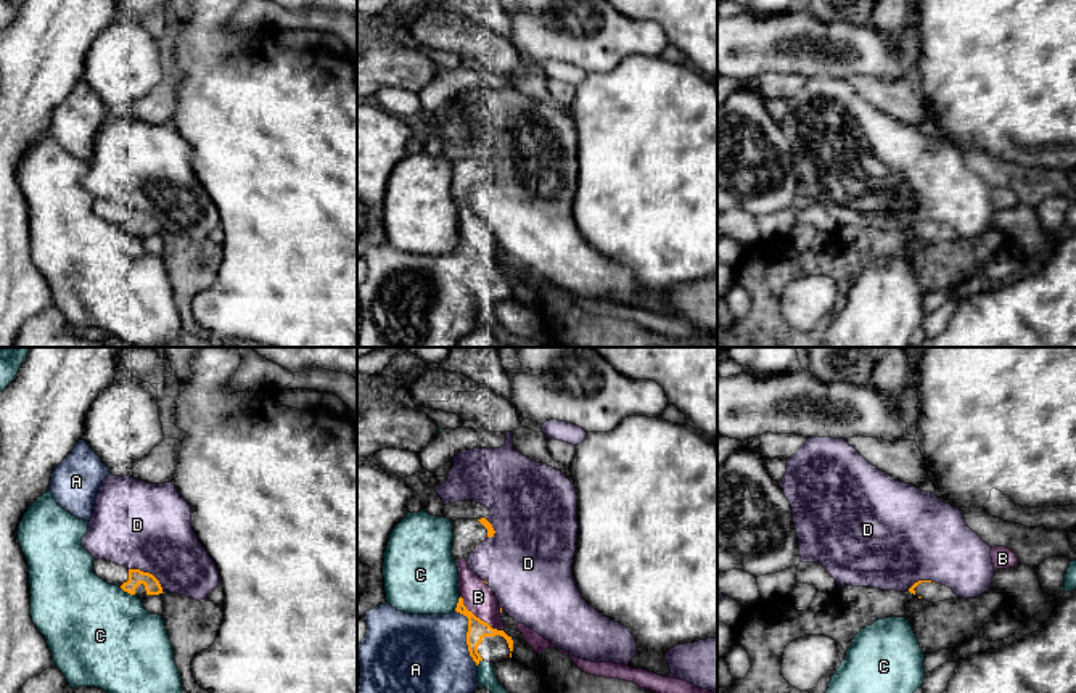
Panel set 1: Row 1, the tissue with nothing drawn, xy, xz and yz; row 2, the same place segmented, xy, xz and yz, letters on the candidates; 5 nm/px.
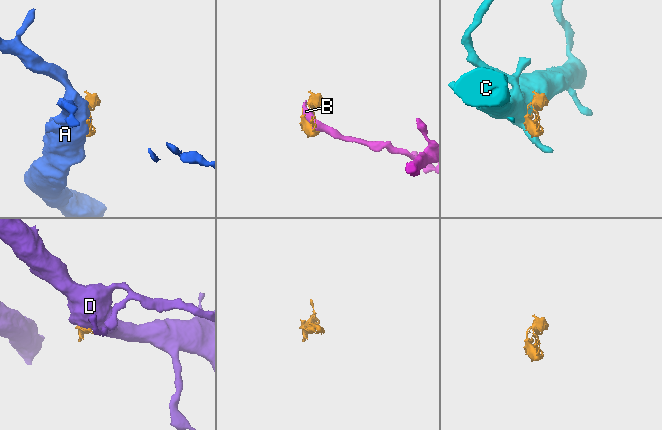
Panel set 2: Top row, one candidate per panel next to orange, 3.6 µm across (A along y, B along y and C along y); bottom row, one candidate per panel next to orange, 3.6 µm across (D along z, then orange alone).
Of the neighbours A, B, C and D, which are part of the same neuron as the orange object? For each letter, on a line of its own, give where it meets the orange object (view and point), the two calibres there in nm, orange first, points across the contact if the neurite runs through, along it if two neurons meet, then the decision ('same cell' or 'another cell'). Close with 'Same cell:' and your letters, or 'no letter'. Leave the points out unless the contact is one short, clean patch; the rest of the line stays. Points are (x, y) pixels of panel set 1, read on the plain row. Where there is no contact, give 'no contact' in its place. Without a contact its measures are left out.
A: meets orange in xz at (467, 275); 100 nm thick on the orange side, 460 nm on the other; another cell
B: meets orange in xz at (478, 258); 100 nm thick on the orange side, 160 nm on the other; another cell
C: meets orange in xy at (127, 232); 80 nm thick on the orange side, 500 nm on the other; another cell
D: meets orange in xy at (148, 213); 80 nm thick on the orange side, 440 nm on the other; another cell
Same cell: no letter

